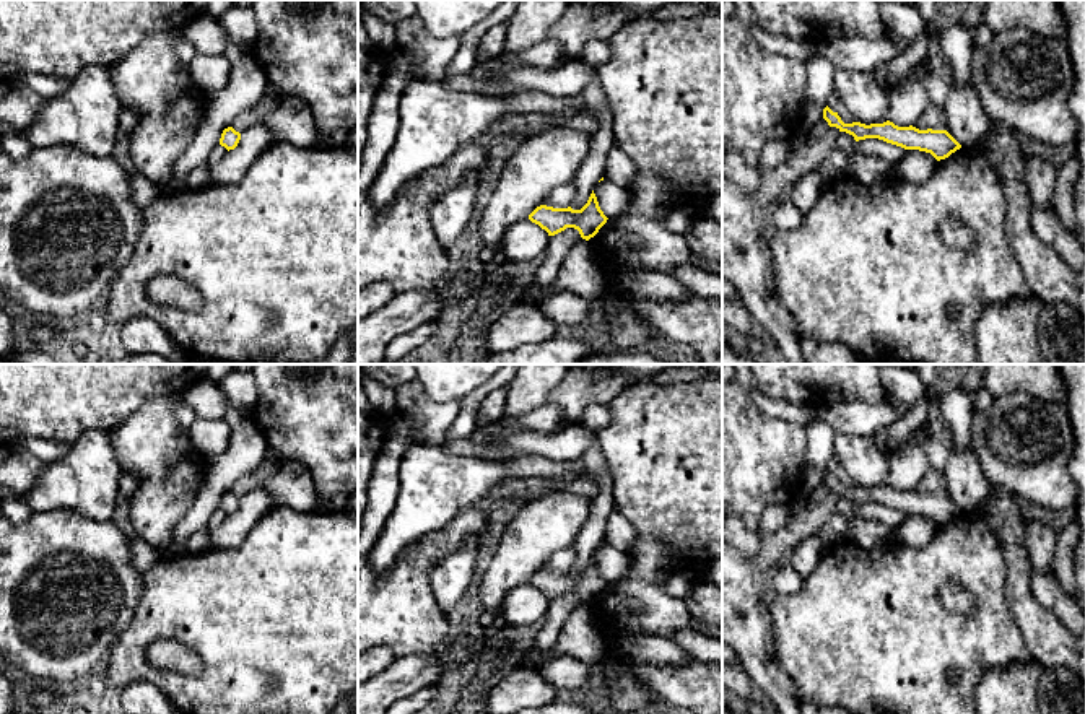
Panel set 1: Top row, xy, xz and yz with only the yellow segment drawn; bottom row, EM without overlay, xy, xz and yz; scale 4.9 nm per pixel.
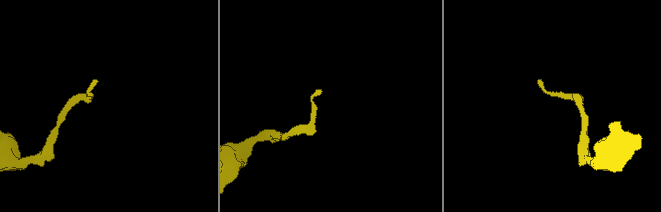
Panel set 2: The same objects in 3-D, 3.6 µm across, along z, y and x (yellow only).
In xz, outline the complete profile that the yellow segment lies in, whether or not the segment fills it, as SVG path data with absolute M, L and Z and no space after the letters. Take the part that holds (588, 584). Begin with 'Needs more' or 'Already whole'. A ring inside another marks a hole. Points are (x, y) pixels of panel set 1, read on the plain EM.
Already whole. M592 555L587 568L581 574L540 569L529 579L529 584L545 594L548 600L555 600L566 592L574 592L582 603L589 605L599 597L608 582L600 574Z

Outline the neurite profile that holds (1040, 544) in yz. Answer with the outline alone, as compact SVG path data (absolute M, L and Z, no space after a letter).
M1026 520L1025 530L1025 548L1028 551L1033 571L1036 574L1052 574L1057 532L1041 520Z

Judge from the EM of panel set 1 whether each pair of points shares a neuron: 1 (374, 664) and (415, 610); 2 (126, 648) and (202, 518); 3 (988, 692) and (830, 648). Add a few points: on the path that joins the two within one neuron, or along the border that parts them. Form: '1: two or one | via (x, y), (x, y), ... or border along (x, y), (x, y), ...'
1: two | border along (374, 646), (386, 646), (397, 657)
2: two | border along (186, 552), (168, 557)
3: two | border along (1007, 666), (988, 669), (976, 685), (975, 696)

